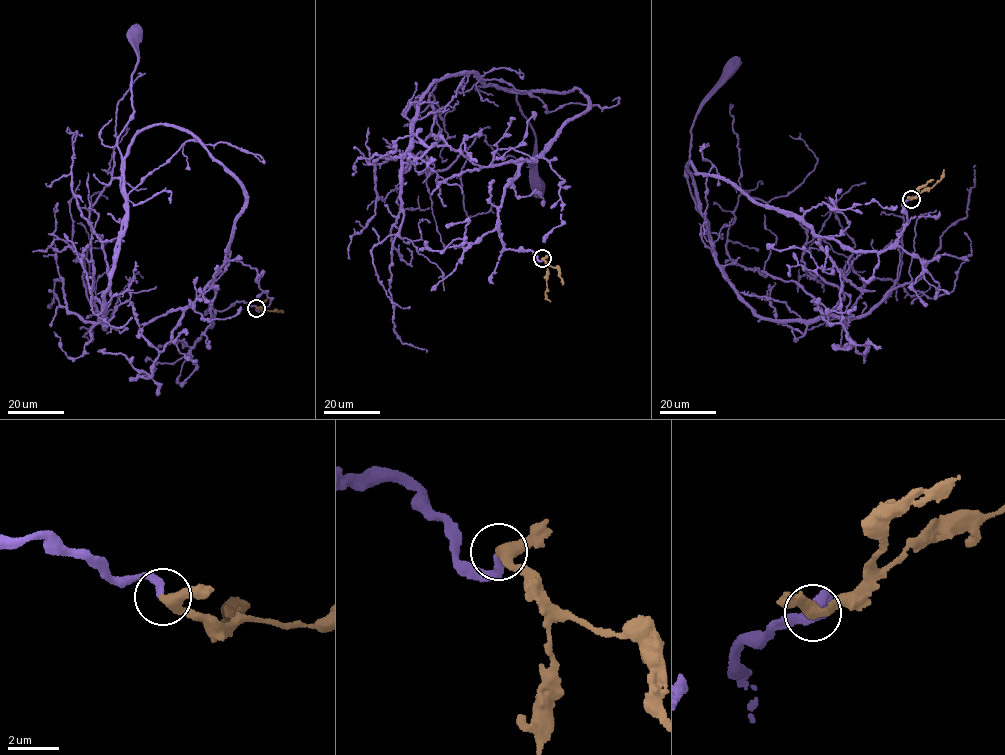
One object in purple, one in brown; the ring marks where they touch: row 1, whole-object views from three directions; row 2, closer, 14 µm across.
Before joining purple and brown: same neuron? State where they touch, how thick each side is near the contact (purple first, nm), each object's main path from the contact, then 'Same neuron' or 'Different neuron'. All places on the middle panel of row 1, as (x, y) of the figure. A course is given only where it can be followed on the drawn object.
Place: (542, 258). Thickness 280 nm (purple) against 400 nm. Course of purple: (542, 258), (504, 247), (504, 186), (588, 99), (489, 84), (515, 91), (538, 184). Course of brown: (542, 258), (547, 266), (545, 293), (551, 302). Same neuron

